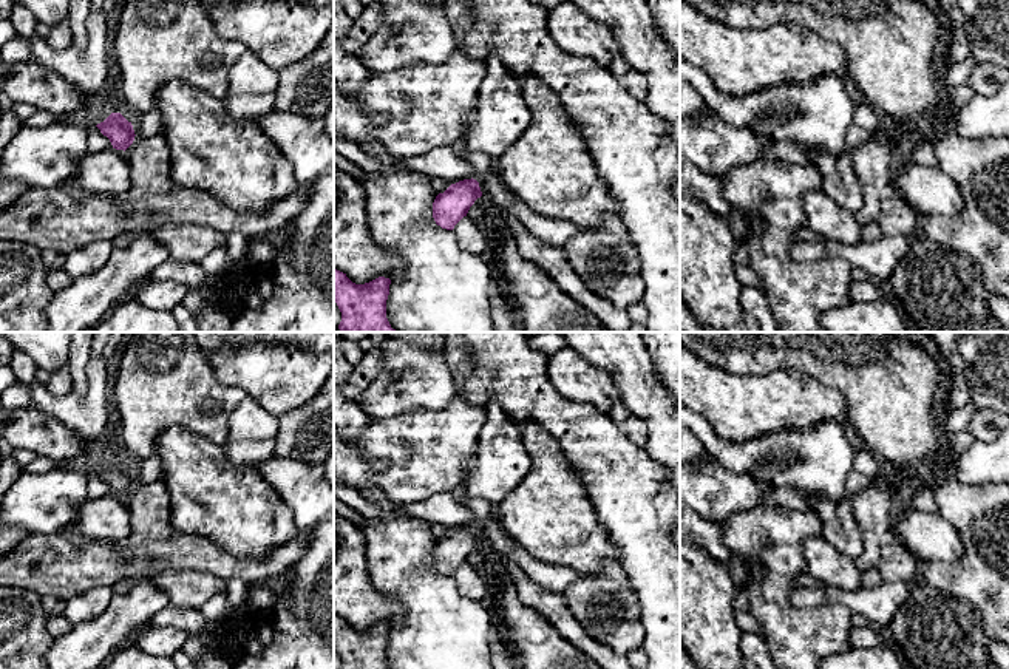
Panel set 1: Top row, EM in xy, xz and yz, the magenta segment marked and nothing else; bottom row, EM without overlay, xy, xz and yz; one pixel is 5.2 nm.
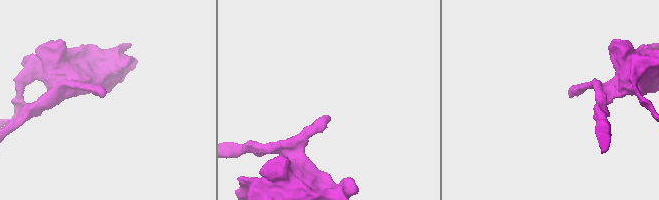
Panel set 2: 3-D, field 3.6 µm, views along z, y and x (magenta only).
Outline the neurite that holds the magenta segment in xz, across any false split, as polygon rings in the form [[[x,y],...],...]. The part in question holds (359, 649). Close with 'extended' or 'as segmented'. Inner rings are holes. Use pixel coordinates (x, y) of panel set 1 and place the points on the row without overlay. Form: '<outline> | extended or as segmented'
[[[334,613],[334,647],[341,658],[340,669],[389,669],[386,664],[389,630],[391,626],[385,623],[355,630]]] | as segmented

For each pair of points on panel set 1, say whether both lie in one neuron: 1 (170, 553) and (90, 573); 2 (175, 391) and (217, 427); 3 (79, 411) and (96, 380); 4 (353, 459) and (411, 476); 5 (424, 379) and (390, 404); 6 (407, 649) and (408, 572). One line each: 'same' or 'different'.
1: same
2: same
3: same
4: same
5: same
6: same

